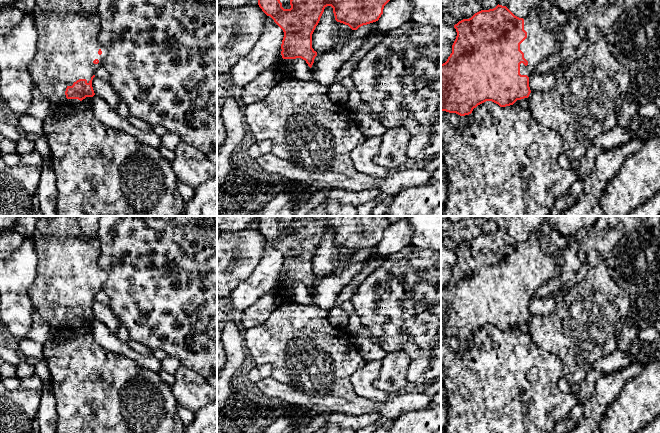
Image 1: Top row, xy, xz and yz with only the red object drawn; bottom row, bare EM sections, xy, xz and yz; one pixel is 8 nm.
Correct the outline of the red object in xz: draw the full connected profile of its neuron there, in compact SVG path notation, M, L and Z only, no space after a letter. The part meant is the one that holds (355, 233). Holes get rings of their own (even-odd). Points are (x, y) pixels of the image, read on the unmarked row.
M259 216L258 229L262 235L270 240L283 254L284 261L276 282L278 306L291 301L283 292L293 283L301 282L311 292L317 276L312 272L312 258L327 230L333 232L335 244L348 249L352 254L357 254L379 244L383 238L384 230L392 224L384 216L292 216L290 233L284 233L276 216Z

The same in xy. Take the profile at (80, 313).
M54 216L39 218L33 235L37 251L37 274L28 289L28 297L36 311L48 323L55 333L65 329L76 329L86 321L95 319L92 304L95 294L102 289L107 274L98 265L101 244L98 238L85 235L76 216Z

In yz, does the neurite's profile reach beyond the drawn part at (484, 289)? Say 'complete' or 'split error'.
split error

